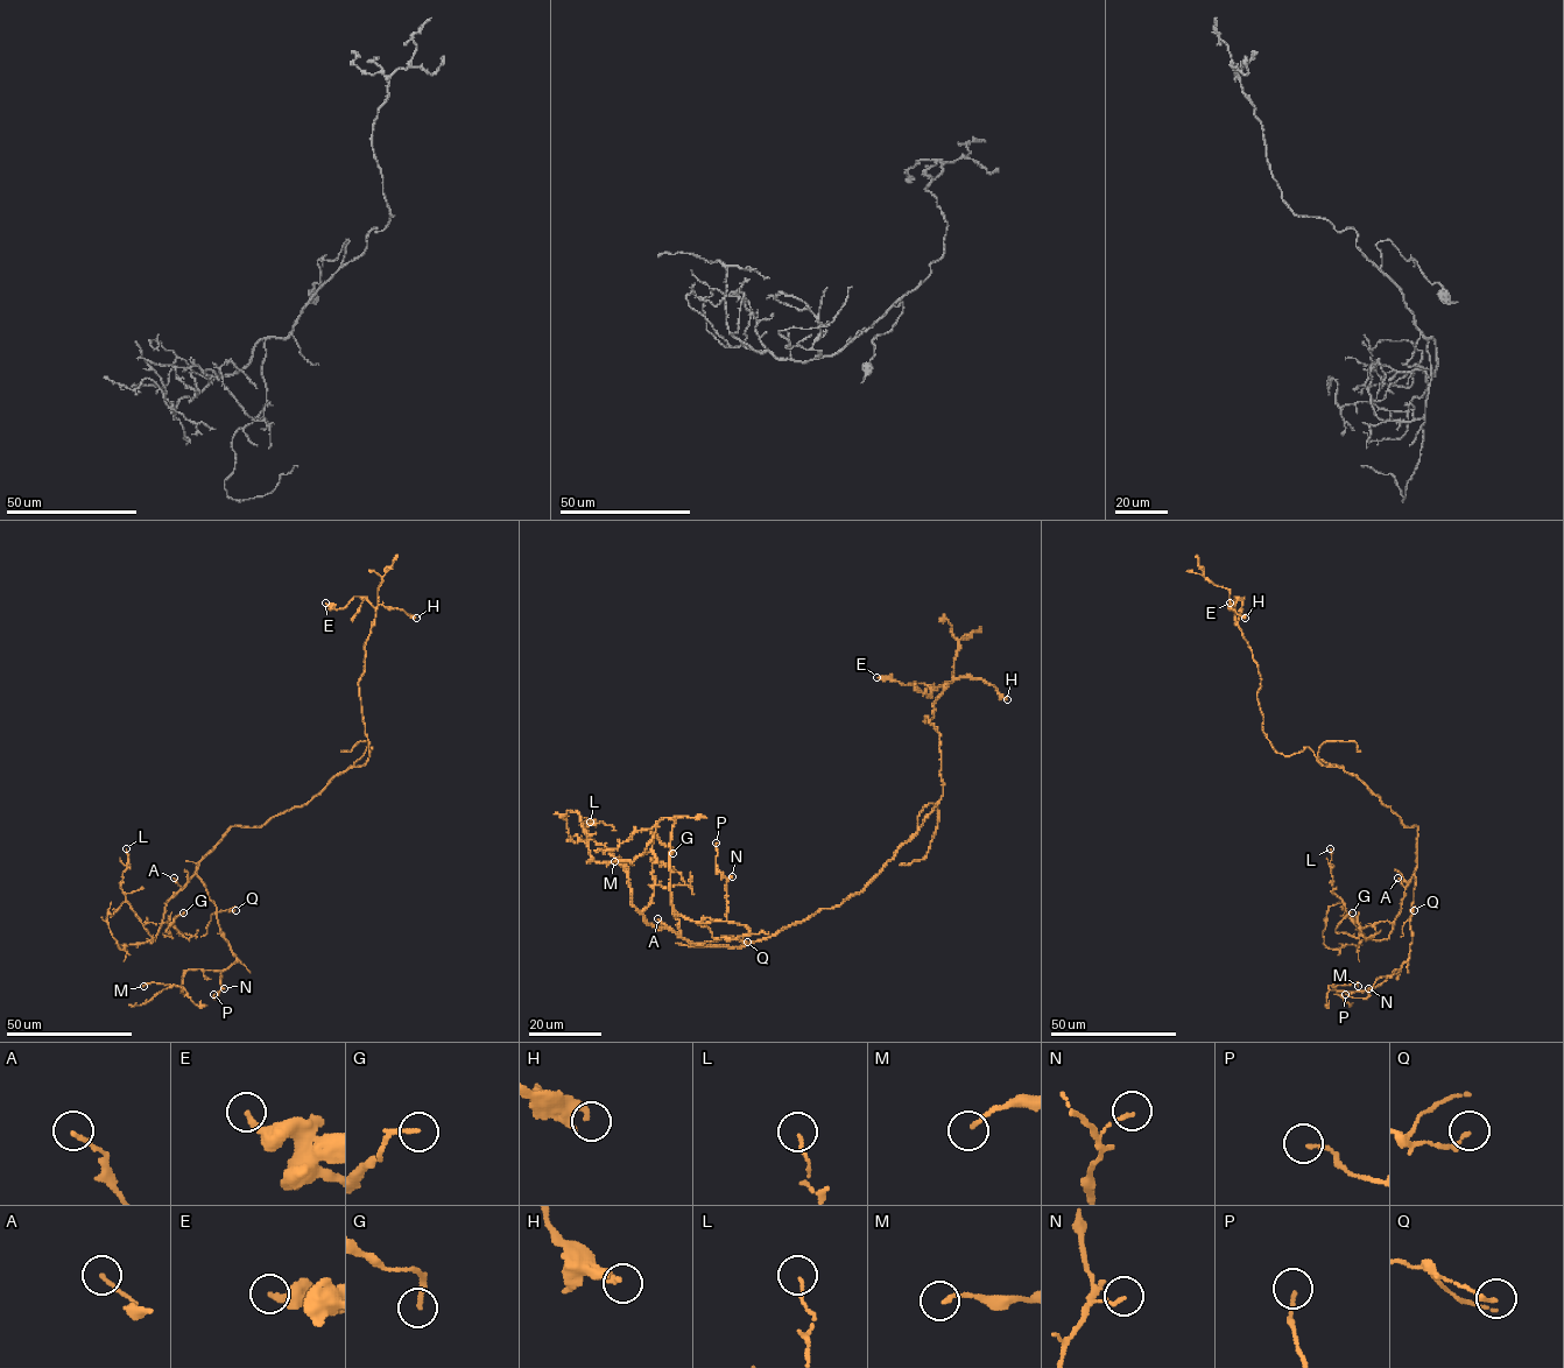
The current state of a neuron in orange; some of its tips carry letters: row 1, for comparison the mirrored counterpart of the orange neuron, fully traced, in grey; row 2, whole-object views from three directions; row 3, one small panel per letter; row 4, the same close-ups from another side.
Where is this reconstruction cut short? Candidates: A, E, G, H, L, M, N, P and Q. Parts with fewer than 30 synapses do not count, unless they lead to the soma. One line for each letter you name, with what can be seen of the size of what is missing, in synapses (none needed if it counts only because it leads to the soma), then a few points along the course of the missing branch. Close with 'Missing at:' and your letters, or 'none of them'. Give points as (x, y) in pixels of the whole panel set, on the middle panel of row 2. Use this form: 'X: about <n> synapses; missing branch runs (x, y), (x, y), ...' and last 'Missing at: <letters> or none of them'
Missing at: none of them

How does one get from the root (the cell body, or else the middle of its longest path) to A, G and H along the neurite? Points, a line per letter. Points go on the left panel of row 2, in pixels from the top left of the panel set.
A: (284, 812), (259, 826), (231, 826), (183, 887), (174, 878)
G: (284, 812), (259, 826), (231, 826), (202, 859), (167, 904), (171, 937), (167, 929), (183, 912)
H: (284, 812), (363, 766), (371, 747), (371, 756), (358, 681), (375, 608), (416, 618)

